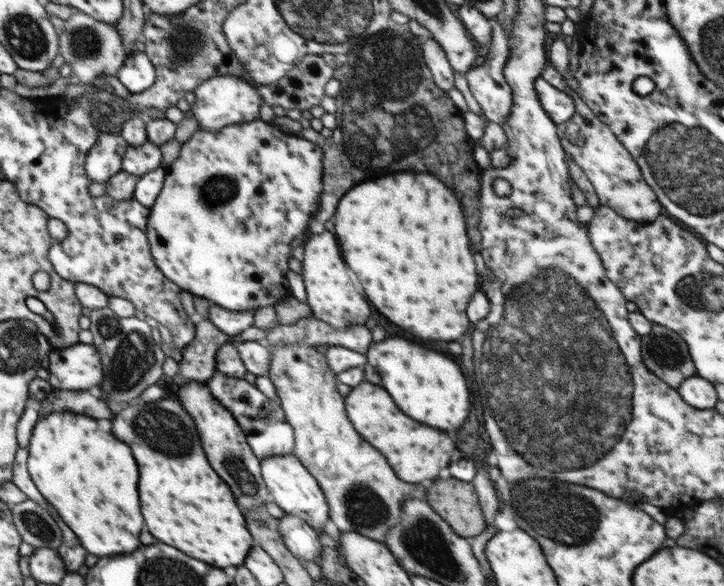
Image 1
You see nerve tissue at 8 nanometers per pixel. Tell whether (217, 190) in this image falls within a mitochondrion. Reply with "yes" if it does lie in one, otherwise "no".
yes

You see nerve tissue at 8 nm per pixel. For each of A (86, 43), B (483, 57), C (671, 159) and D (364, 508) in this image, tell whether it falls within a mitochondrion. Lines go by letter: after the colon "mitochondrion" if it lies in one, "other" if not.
A: mitochondrion
B: other
C: mitochondrion
D: mitochondrion

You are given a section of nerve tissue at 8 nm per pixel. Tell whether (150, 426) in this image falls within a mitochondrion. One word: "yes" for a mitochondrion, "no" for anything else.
yes

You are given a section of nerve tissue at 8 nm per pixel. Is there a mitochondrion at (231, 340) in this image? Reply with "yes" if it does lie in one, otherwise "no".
no

